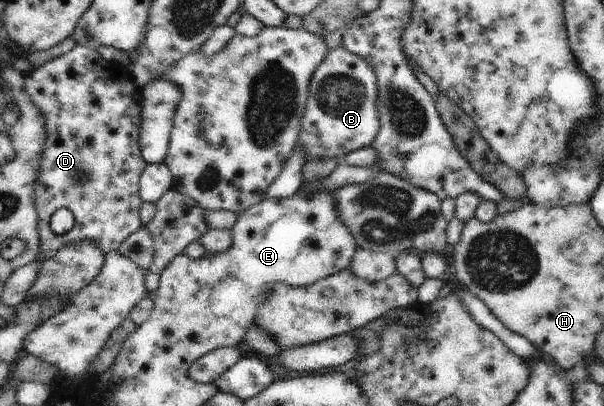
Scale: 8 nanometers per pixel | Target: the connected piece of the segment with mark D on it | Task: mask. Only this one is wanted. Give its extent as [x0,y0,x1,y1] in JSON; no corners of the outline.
[25,44,148,264]

